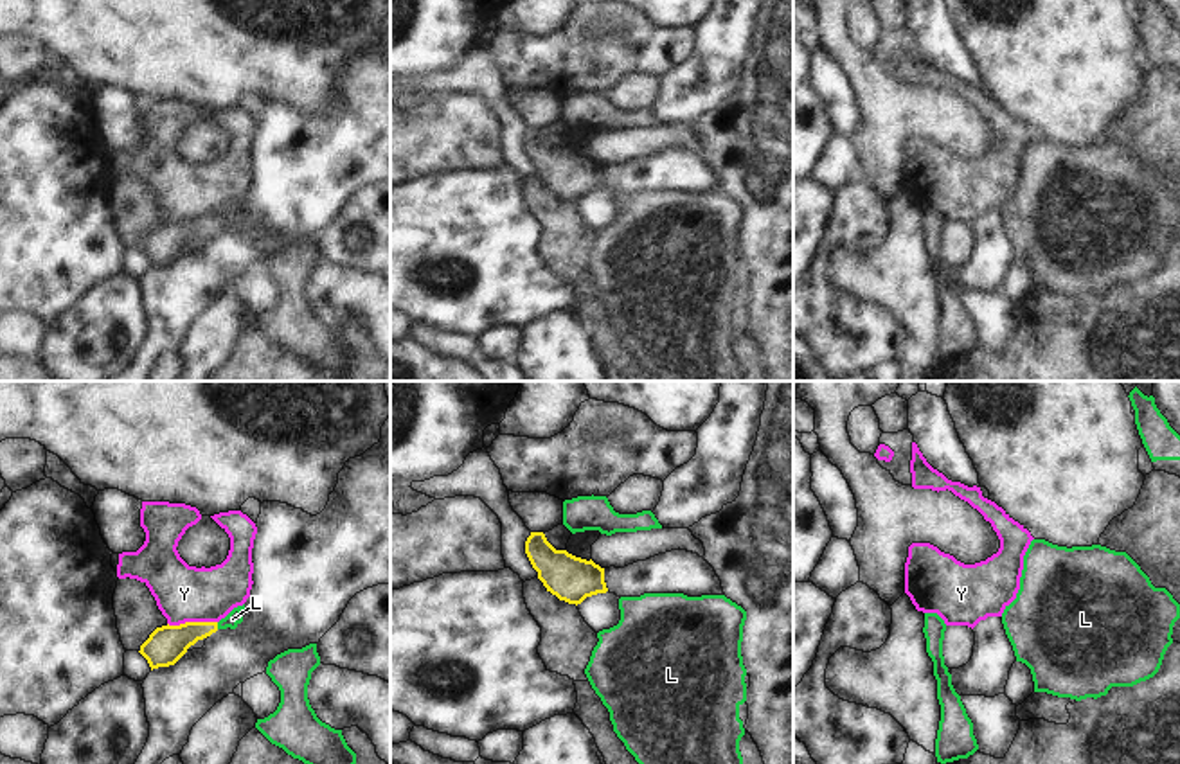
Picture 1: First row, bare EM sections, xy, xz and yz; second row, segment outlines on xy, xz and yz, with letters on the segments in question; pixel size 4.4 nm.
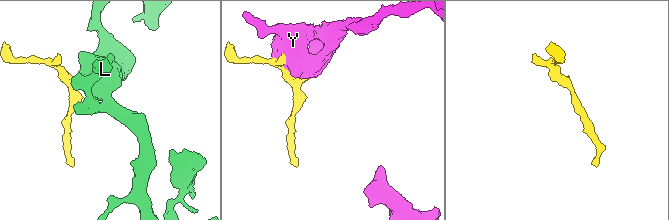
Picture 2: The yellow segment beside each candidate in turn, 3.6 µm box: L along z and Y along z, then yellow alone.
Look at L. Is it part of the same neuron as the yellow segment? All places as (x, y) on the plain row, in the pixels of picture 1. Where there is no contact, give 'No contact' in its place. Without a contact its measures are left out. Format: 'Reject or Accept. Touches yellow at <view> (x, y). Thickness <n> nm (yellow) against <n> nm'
Accept. Touches yellow at xy (216, 223). Thickness 170 nm (yellow) against 70 nm.

